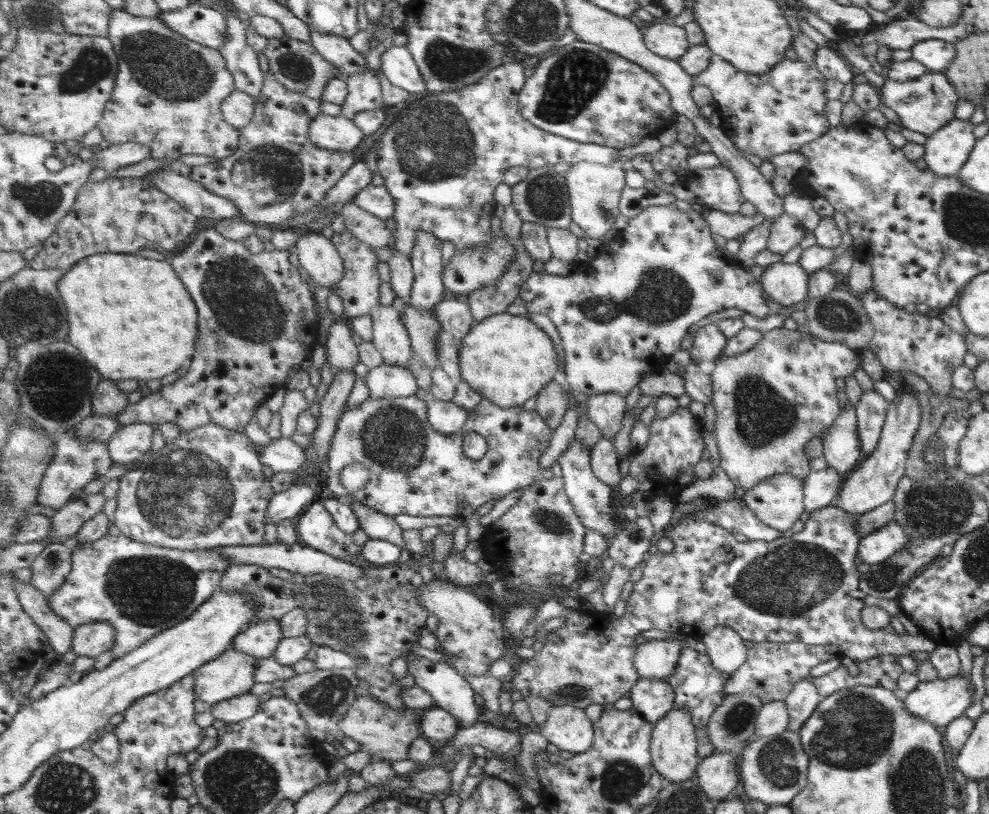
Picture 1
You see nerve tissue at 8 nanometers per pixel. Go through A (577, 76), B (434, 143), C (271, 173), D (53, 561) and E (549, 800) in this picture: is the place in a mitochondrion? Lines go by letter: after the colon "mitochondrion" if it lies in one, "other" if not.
A: mitochondrion
B: mitochondrion
C: mitochondrion
D: mitochondrion
E: other

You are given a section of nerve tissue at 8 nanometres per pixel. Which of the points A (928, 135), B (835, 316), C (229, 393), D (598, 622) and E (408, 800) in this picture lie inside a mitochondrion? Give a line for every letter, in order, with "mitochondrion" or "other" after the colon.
A: other
B: mitochondrion
C: other
D: other
E: other

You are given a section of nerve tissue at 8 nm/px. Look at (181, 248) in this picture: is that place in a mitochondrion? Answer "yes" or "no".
no

